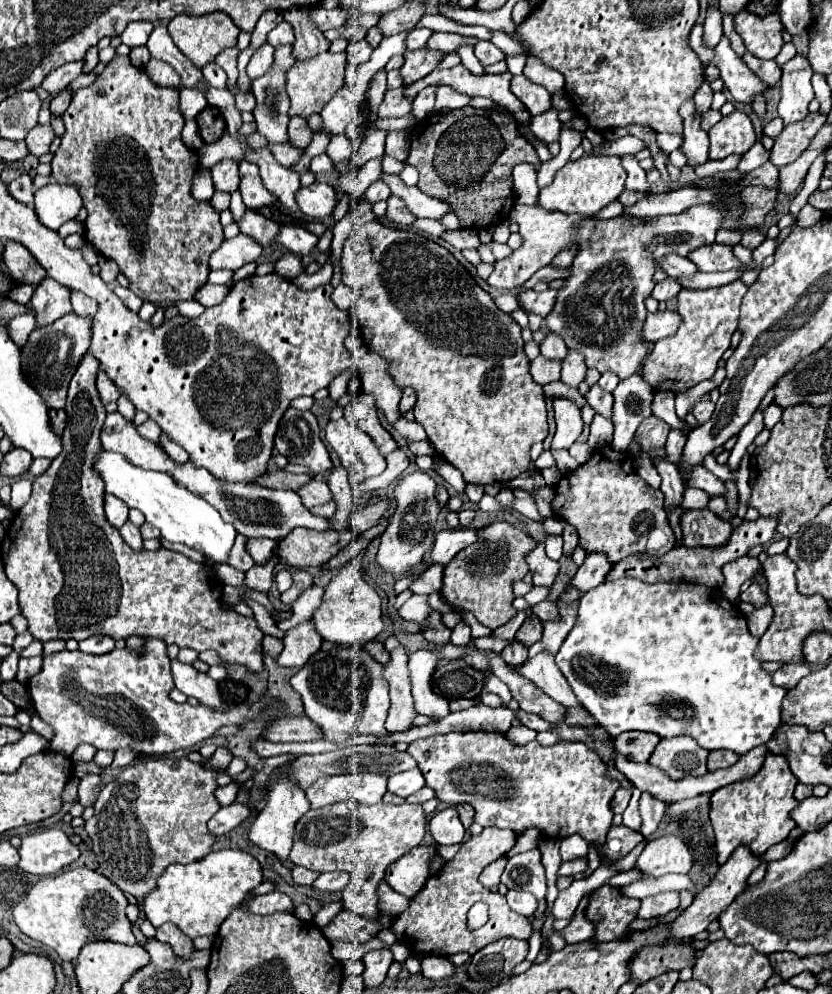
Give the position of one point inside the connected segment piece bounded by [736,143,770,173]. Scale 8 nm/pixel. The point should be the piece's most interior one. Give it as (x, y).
(756, 155)

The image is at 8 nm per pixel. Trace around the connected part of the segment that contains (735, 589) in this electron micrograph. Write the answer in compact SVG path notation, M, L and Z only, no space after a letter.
M740 557L736 561L730 561L722 567L722 575L726 577L726 589L724 591L724 597L732 603L736 603L736 599L740 597L740 585L745 581L750 581L758 573L763 573L762 565L756 557Z

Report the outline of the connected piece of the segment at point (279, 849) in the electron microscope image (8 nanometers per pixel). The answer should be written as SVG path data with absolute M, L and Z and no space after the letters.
M280 775L276 777L276 785L270 789L268 793L268 803L266 803L266 809L264 813L258 815L258 819L252 823L252 829L250 829L250 843L254 843L256 847L276 855L280 861L288 859L290 855L290 849L292 849L292 843L294 843L294 827L298 823L298 819L310 809L310 803L304 795L302 789L298 789L298 785L294 781L288 781L286 775Z

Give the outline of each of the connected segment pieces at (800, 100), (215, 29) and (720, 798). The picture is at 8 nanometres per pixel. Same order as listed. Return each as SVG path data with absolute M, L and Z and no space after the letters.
M796 55L782 67L782 79L780 79L780 91L782 99L778 105L778 115L784 121L784 125L802 121L810 111L808 103L814 99L812 91L812 67L806 57Z
M208 13L202 17L190 17L190 15L176 15L170 23L168 23L168 33L174 41L174 45L196 65L196 67L204 67L206 63L212 63L216 59L216 55L220 55L224 49L234 47L236 45L236 37L240 33L240 29L236 27L236 23L232 23L232 19L224 13Z
M768 753L768 763L764 763L764 771L760 771L756 779L732 783L728 787L718 789L710 797L710 821L716 835L718 865L724 865L738 845L746 845L754 855L762 855L768 847L788 837L788 833L796 827L796 823L790 819L790 811L798 805L798 801L792 795L796 783L796 775L788 771L788 761L784 757Z

